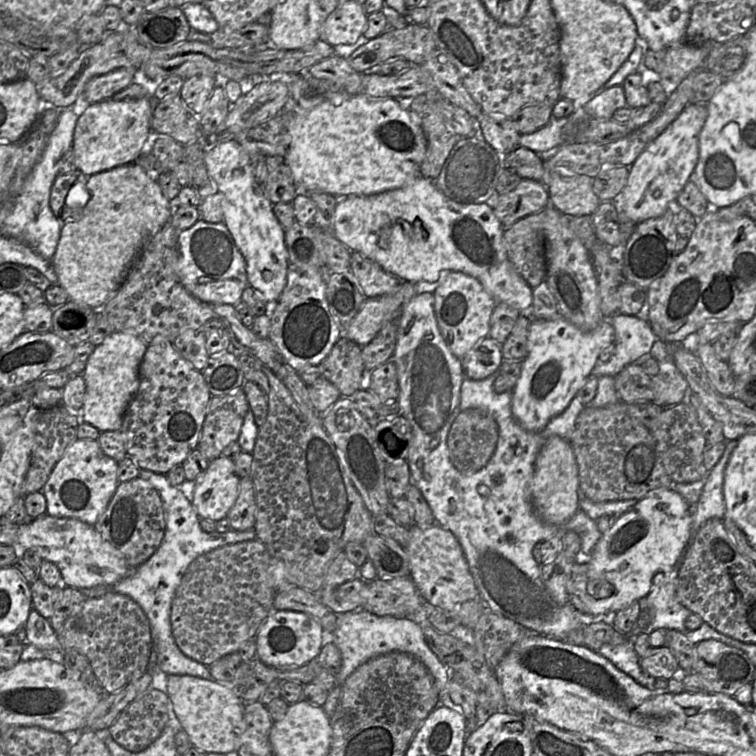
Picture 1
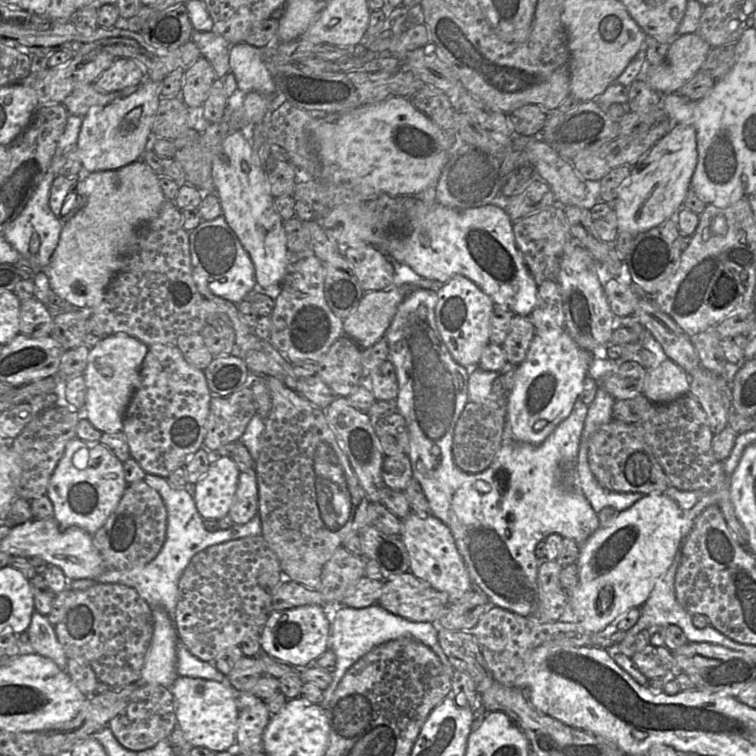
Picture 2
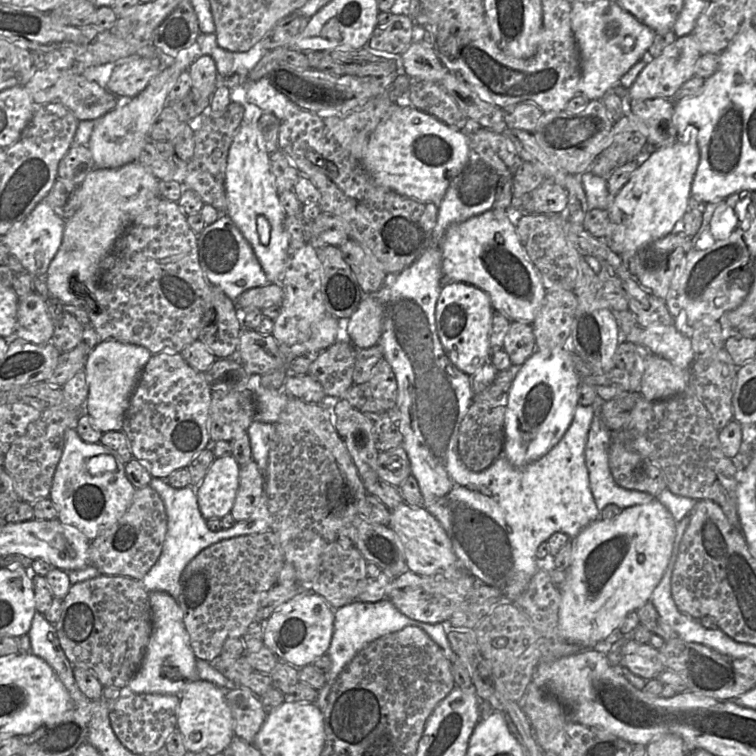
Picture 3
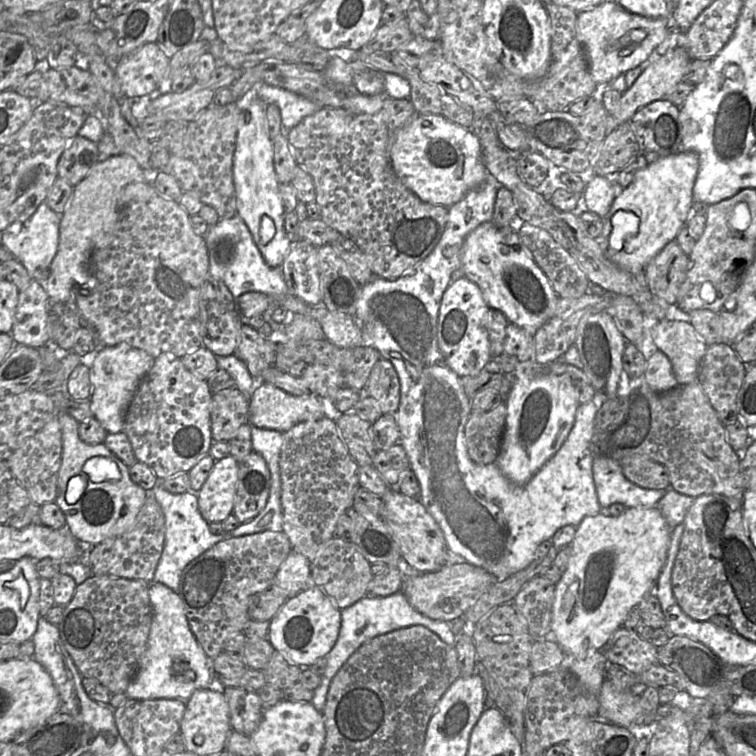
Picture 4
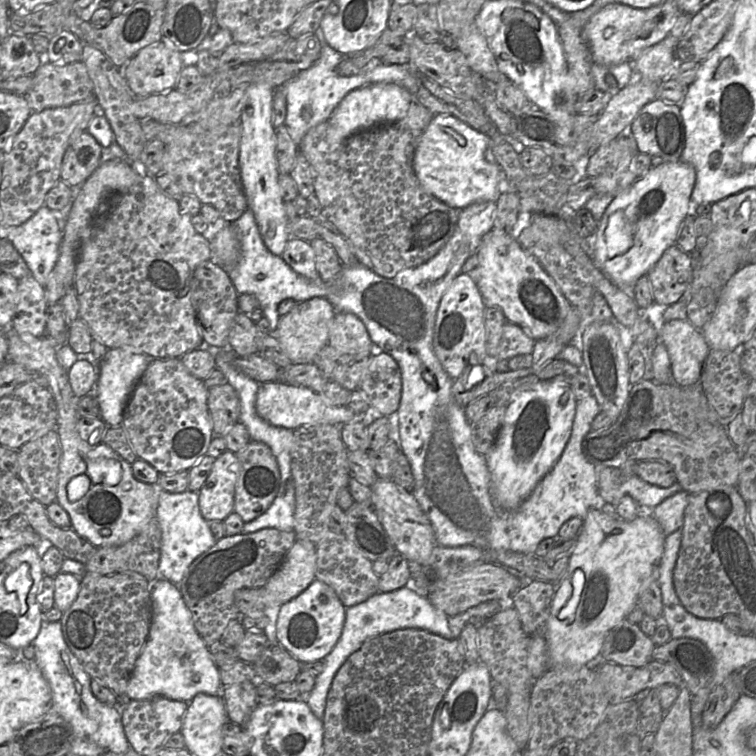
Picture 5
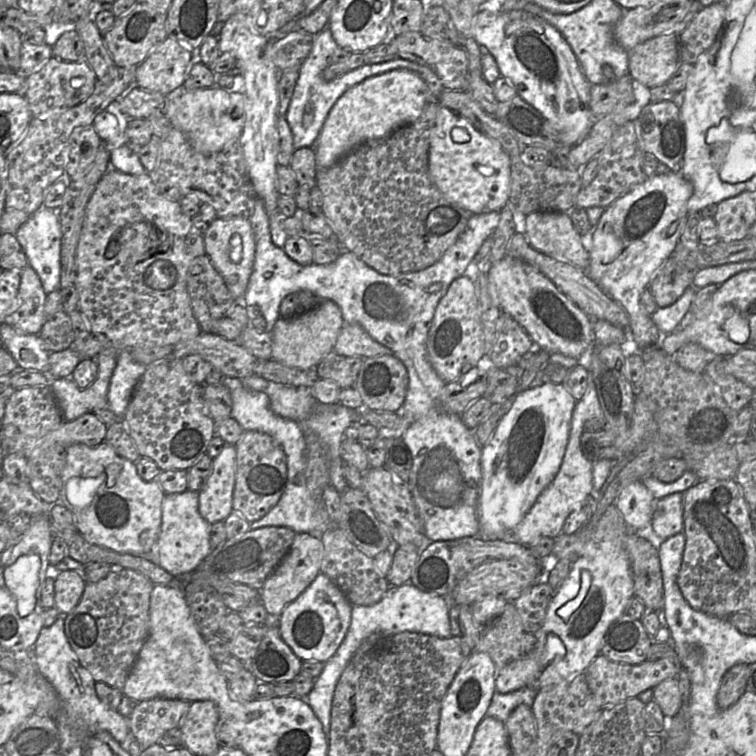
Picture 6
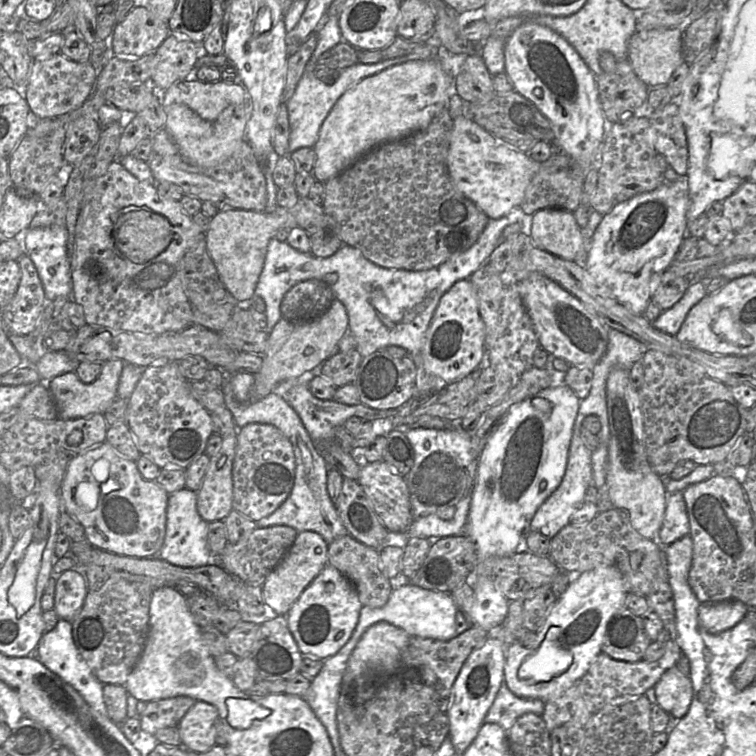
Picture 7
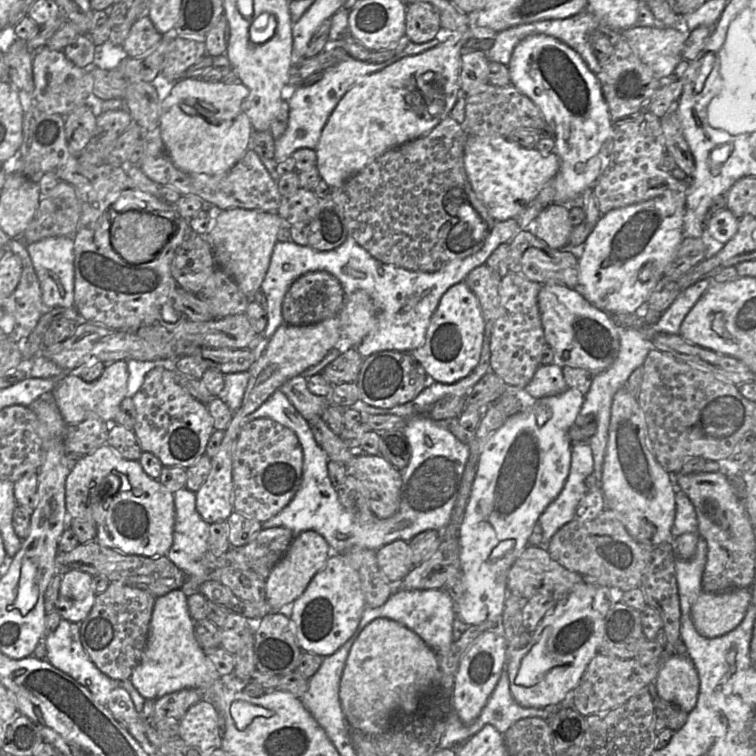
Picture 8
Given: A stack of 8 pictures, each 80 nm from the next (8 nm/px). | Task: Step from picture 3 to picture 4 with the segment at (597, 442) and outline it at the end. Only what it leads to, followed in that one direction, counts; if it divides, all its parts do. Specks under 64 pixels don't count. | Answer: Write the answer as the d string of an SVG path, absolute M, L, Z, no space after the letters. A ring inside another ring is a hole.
M604 456L593 459L593 479L599 504L607 508L613 503L621 503L627 508L656 507L667 489L642 488L629 481L623 474L619 461Z

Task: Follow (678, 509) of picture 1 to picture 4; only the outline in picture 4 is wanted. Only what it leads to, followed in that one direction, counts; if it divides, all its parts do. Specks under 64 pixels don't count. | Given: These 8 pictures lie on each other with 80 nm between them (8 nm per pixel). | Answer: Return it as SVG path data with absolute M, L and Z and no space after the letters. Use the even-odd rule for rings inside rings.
M629 507L621 515L613 517L601 513L595 516L585 517L577 526L574 539L571 543L571 554L568 566L561 579L555 584L555 598L552 609L552 633L556 642L562 647L568 657L584 659L596 651L602 651L608 640L619 629L628 615L629 611L638 607L641 600L651 591L655 590L658 576L665 564L667 551L670 544L671 527L657 507L641 508Z

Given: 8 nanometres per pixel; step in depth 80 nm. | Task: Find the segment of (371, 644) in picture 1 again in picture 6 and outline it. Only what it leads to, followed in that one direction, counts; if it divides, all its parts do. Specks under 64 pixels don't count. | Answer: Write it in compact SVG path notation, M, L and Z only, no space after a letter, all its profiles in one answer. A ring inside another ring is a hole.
M405 583L401 586L390 587L385 596L374 605L352 606L351 623L344 640L340 644L335 654L324 663L324 668L321 674L315 679L311 692L305 698L306 702L321 722L323 732L327 736L327 739L330 730L330 715L335 687L341 674L354 655L363 649L363 647L370 647L369 641L373 638L384 638L386 636L392 636L402 632L417 632L439 638L450 638L452 634L450 628L449 610L452 605L454 605L452 596L439 596L433 593L427 593L418 589L411 583Z

